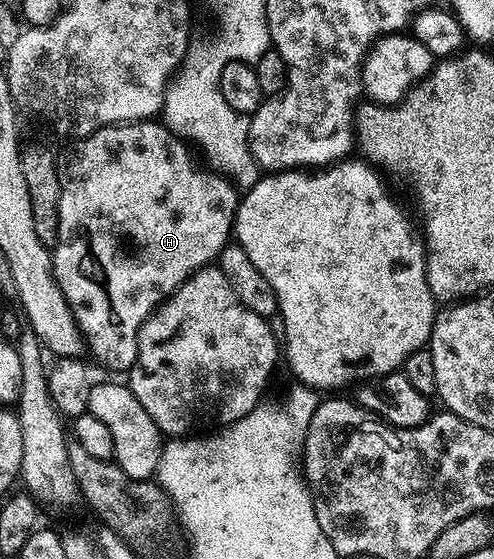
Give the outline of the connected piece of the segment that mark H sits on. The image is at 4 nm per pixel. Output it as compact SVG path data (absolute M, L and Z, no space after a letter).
M140 121L130 125L112 125L94 131L86 139L78 140L74 144L75 152L59 173L61 185L61 201L59 202L59 243L53 249L53 262L55 264L55 279L59 282L61 293L65 293L67 304L71 306L73 317L77 321L79 330L89 351L92 351L111 371L130 372L135 366L137 345L139 344L139 331L143 324L151 318L153 312L166 300L168 295L174 294L183 282L195 274L201 267L214 264L223 248L227 246L233 235L235 222L235 209L239 206L240 192L226 175L207 169L203 172L195 164L191 156L192 148L179 136L174 135L170 129L159 121Z

